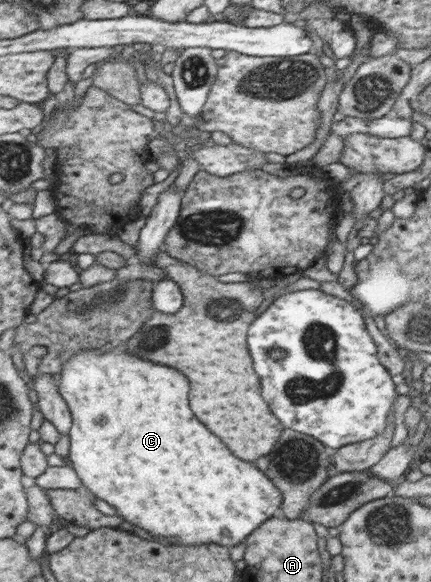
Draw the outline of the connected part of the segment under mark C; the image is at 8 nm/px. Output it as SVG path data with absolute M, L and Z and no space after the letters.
M121 345L115 346L115 349L113 349L113 346L107 350L103 349L103 352L100 352L98 348L81 350L73 354L62 365L60 373L61 379L56 386L59 395L65 400L70 410L72 418L72 426L68 434L71 467L79 475L82 489L91 491L96 498L115 507L117 514L121 515L123 520L140 526L153 536L160 537L160 540L163 540L162 542L165 544L206 546L209 543L215 543L232 548L236 544L243 542L263 522L279 514L280 506L283 502L281 490L269 480L269 477L263 471L255 468L253 466L254 463L244 462L237 456L233 456L231 450L193 416L193 412L189 408L189 400L187 400L189 380L179 370L169 368L169 366L161 366L161 364L153 364L149 360L141 360L139 356L134 356L134 354L123 350Z

